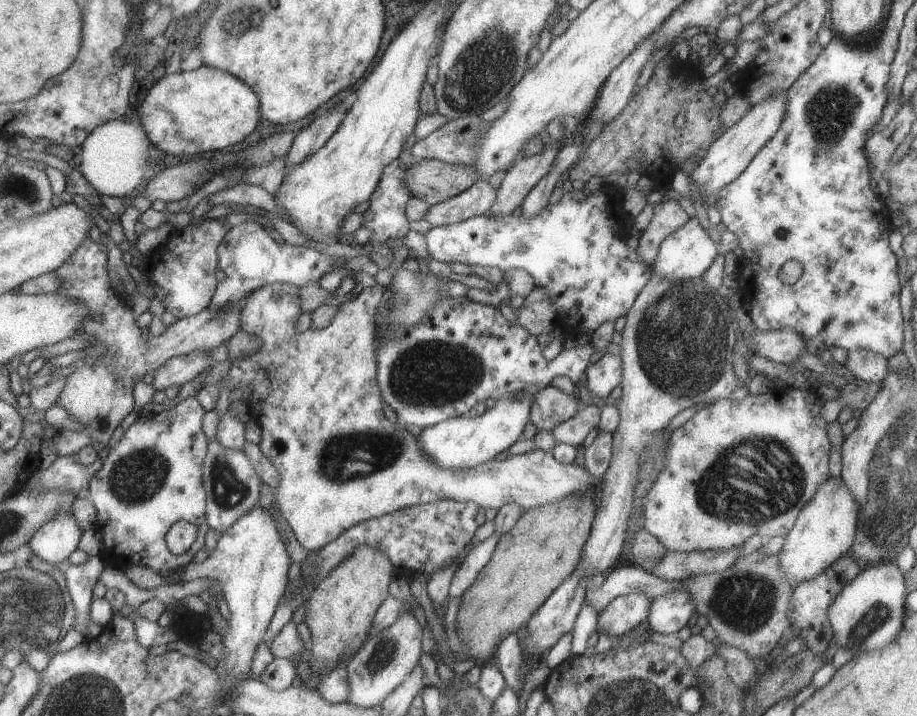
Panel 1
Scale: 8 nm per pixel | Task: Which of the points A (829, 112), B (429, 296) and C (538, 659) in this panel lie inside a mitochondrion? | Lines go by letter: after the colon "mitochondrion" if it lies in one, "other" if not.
A: mitochondrion
B: mitochondrion
C: other

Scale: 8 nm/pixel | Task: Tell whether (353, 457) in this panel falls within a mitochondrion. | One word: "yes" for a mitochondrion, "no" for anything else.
yes

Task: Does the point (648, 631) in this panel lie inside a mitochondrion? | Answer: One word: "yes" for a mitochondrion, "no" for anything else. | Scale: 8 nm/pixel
no

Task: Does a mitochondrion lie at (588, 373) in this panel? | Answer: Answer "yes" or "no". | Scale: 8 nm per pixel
no

